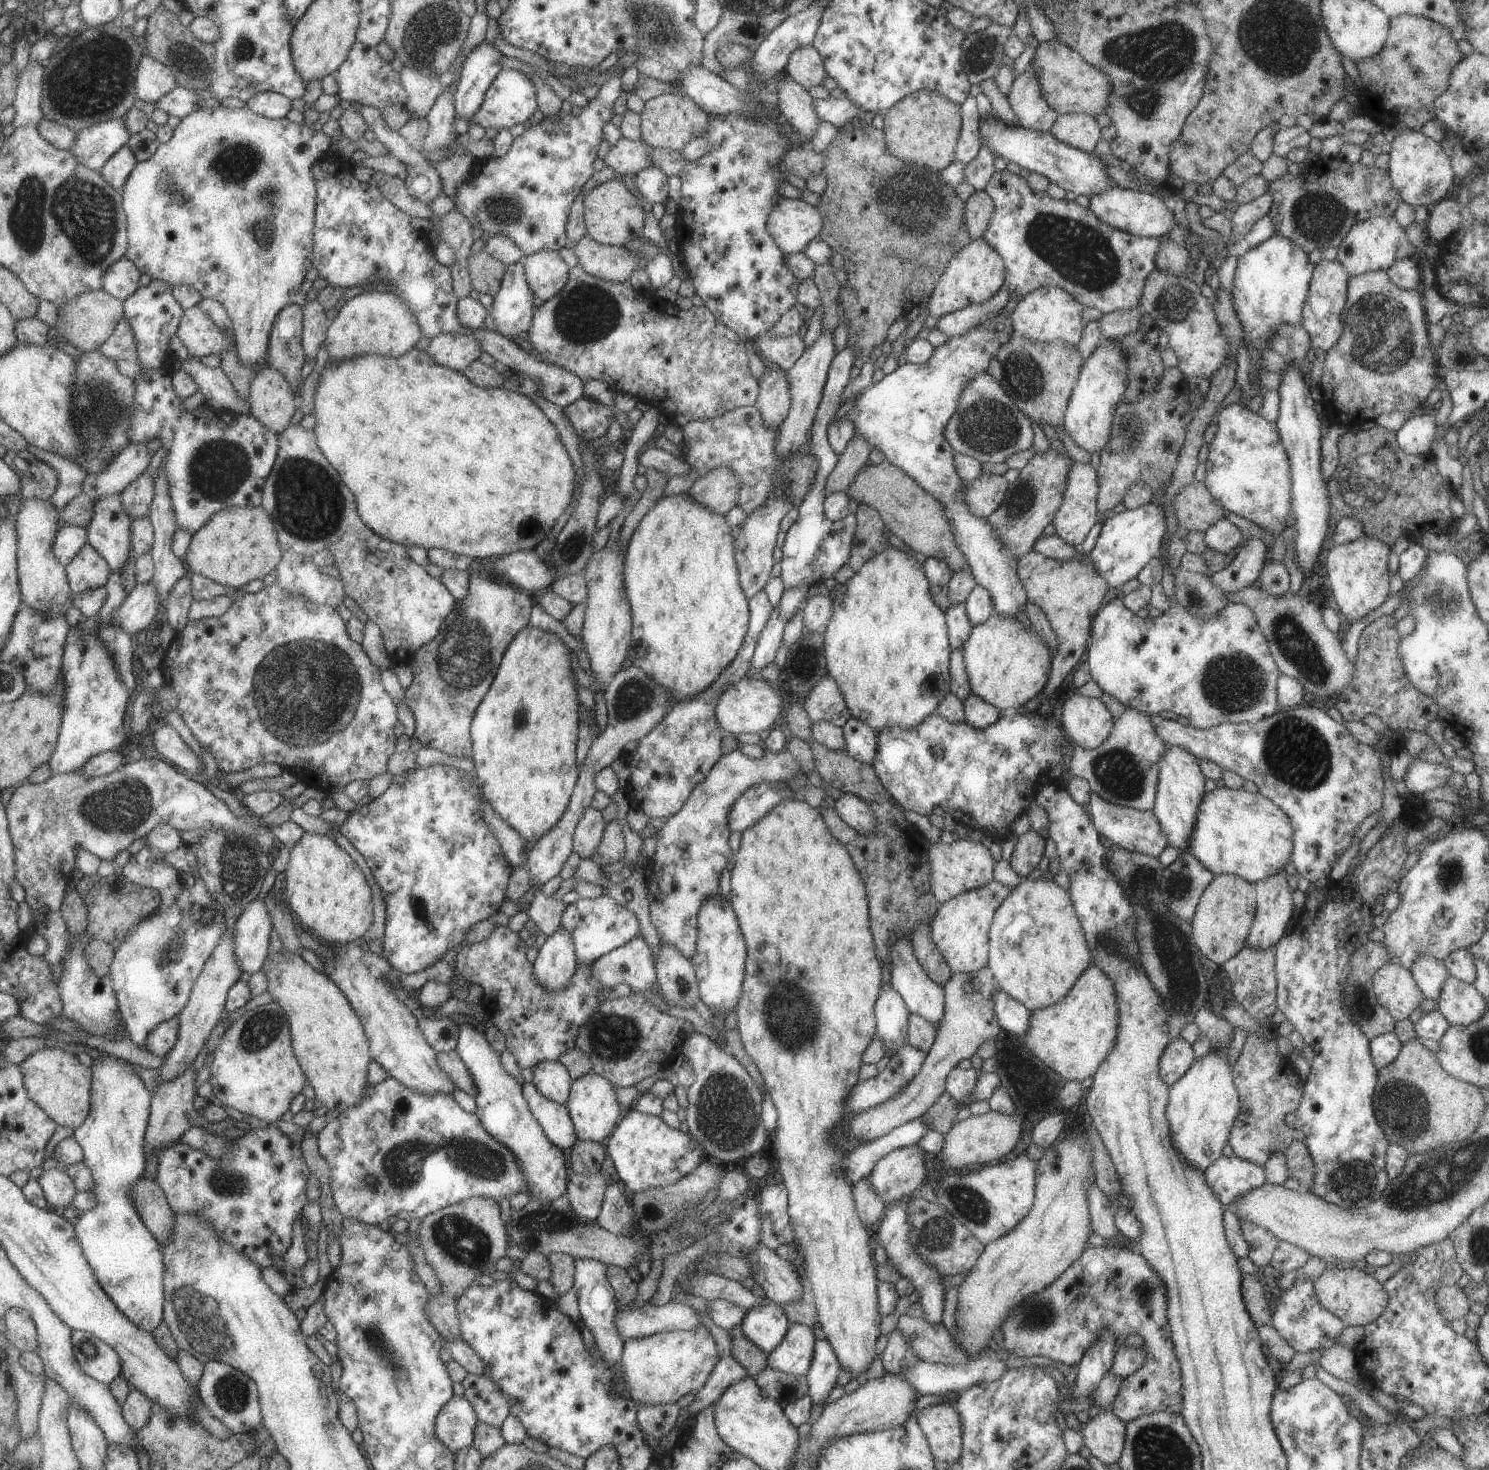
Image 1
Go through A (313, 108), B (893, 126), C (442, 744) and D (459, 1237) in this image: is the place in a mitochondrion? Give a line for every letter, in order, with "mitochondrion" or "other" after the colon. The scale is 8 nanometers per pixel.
A: other
B: other
C: other
D: mitochondrion

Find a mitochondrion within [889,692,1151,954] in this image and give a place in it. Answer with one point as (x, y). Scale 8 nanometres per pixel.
(1118, 772)

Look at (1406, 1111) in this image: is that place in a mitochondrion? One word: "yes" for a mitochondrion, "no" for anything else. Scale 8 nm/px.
yes

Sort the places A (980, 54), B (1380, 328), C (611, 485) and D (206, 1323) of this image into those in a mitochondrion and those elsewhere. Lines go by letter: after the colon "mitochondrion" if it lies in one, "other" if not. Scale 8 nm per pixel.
A: mitochondrion
B: mitochondrion
C: other
D: mitochondrion

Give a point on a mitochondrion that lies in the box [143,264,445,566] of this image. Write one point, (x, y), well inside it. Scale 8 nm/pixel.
(308, 505)

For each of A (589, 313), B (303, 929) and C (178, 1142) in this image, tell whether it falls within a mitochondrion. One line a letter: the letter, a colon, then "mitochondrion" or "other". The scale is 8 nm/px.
A: mitochondrion
B: other
C: other

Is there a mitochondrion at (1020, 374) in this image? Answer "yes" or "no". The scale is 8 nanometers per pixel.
yes

